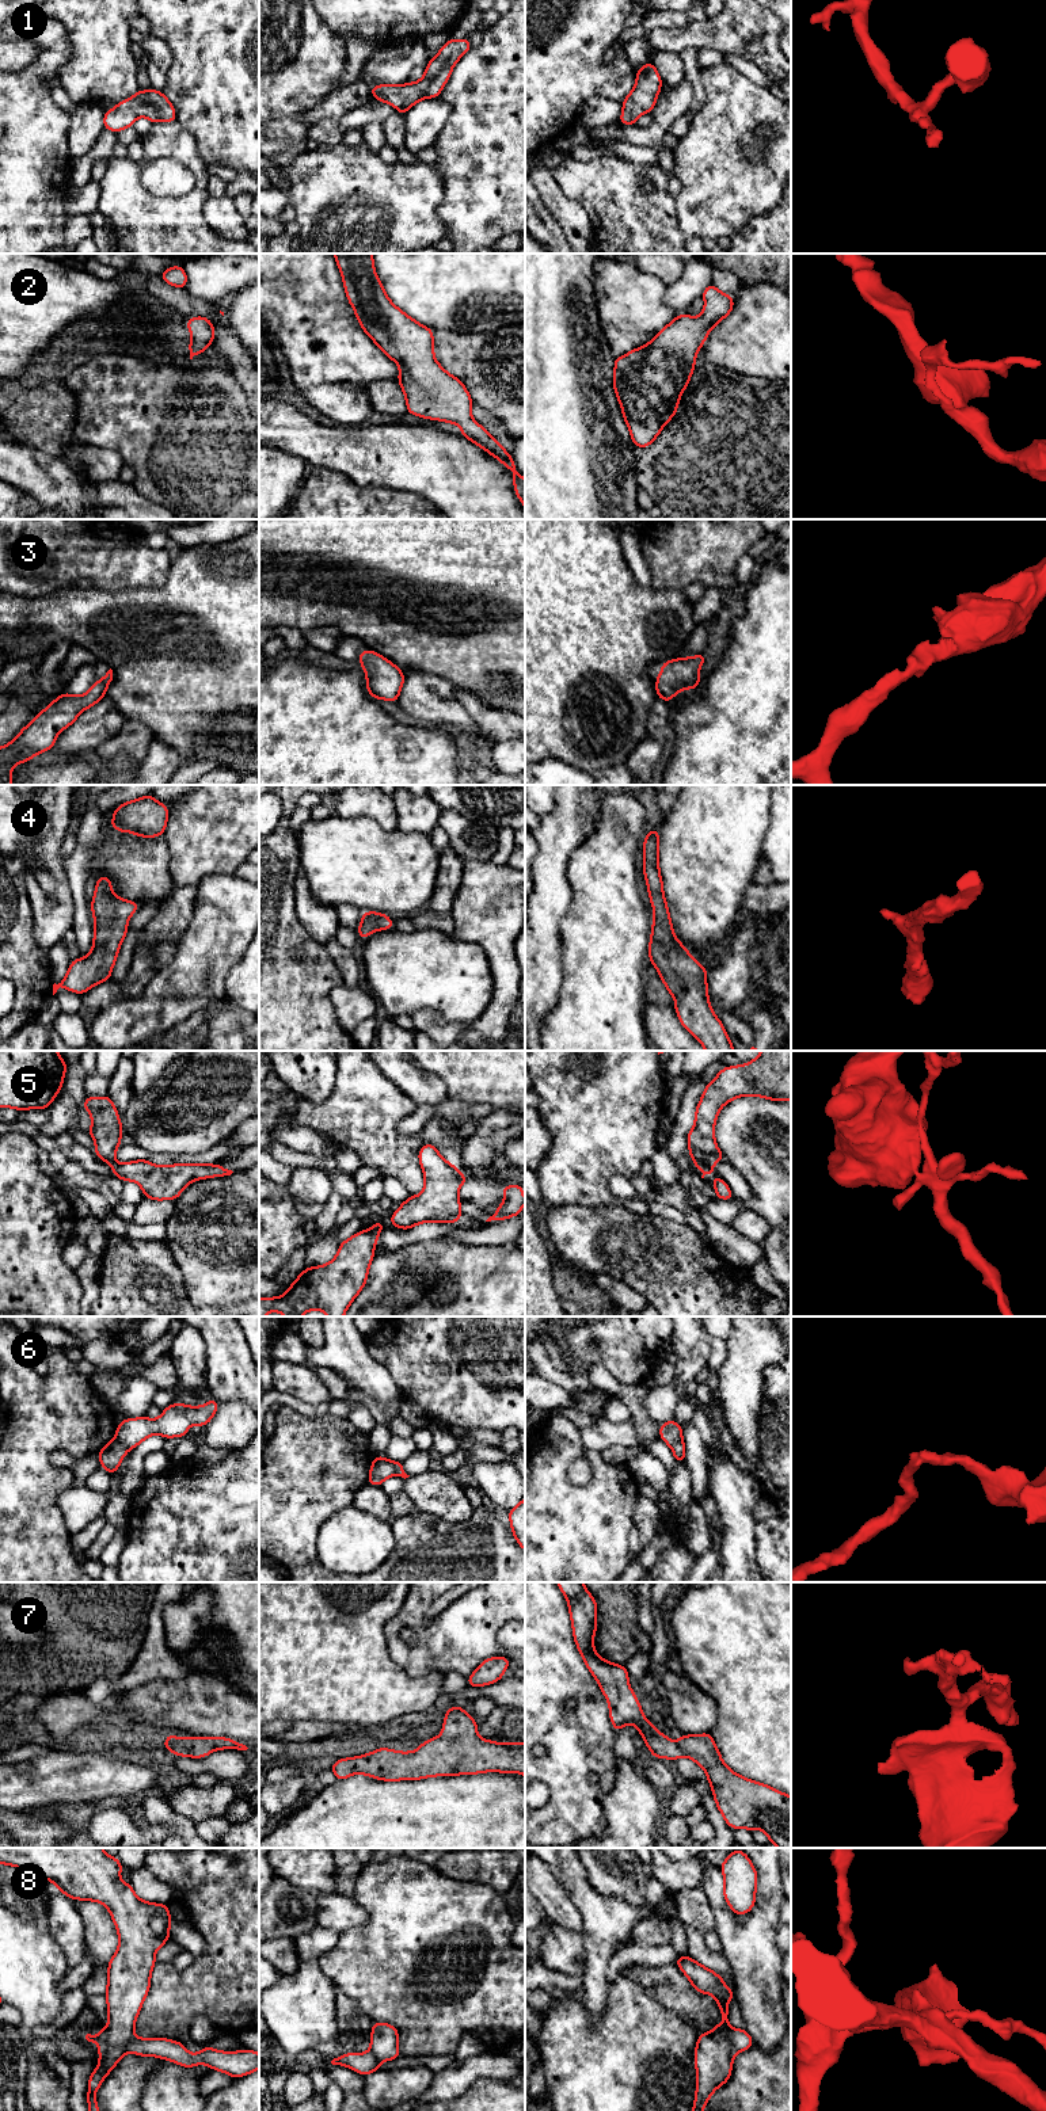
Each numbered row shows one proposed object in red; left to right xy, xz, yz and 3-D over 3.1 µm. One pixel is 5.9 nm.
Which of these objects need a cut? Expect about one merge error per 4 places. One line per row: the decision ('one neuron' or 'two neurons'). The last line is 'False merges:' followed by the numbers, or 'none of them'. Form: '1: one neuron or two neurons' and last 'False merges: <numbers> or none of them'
1: one neuron
2: one neuron
3: one neuron
4: one neuron
5: two neurons
6: two neurons
7: one neuron
8: two neurons
False merges: 5, 6, 8

